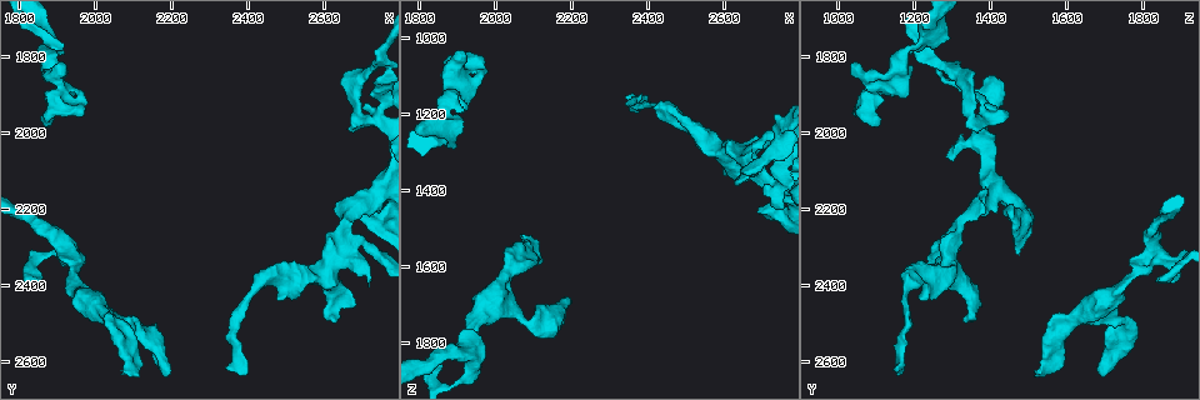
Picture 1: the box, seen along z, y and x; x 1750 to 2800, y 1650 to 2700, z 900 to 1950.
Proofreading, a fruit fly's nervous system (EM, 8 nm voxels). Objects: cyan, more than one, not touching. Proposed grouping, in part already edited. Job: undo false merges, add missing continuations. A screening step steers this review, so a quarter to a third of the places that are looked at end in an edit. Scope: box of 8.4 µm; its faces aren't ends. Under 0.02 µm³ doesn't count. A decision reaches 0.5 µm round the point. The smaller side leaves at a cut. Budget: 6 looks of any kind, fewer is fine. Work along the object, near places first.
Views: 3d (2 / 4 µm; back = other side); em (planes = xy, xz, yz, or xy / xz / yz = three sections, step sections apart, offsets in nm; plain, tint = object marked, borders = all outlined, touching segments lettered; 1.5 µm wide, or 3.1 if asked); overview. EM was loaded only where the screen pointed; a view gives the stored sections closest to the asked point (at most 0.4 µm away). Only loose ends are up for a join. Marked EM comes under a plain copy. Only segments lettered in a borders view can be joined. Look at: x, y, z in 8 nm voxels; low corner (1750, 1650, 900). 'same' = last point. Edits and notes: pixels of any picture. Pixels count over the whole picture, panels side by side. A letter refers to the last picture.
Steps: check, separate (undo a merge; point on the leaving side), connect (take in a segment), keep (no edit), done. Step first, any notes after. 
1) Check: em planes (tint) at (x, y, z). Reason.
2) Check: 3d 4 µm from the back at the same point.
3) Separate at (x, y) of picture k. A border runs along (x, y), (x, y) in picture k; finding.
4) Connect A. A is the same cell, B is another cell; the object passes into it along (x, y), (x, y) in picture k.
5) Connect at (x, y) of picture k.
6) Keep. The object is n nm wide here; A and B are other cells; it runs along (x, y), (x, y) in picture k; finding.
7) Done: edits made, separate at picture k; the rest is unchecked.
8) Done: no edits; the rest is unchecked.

Check: em xy step 4 (borders) at (2120, 2605, 1580).

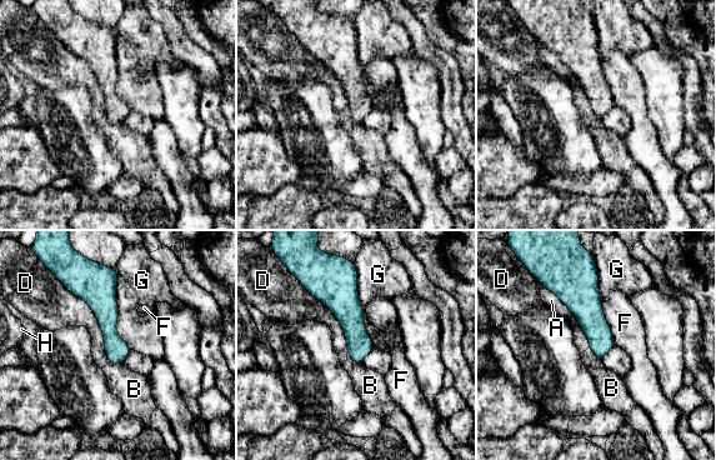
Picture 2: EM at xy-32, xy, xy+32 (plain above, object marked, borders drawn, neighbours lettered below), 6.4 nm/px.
Check: em planes (borders) at the same point. Cut it another way.

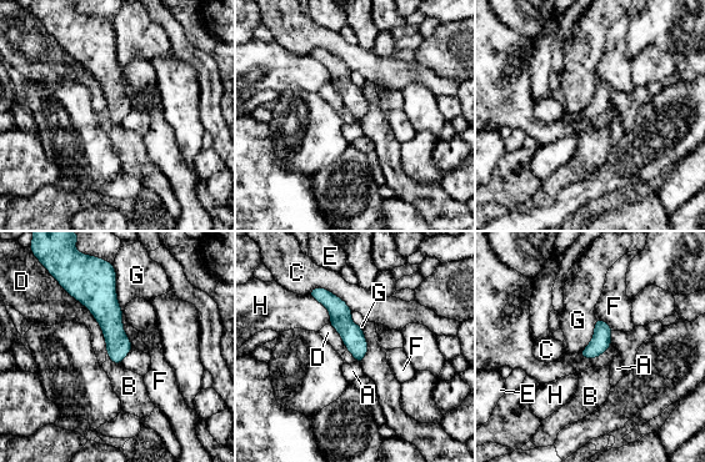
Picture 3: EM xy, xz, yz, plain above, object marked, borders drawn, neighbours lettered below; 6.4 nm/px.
Keep. The object is 130 nm wide here; A, B, C, D, E, F, G and H are other cells; a border runs along (111, 264), (123, 330), (133, 347) in picture 3; none of them fits.

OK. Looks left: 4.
Check: 3d 2 µm at (1935, 2320, 1820). Arms part here.

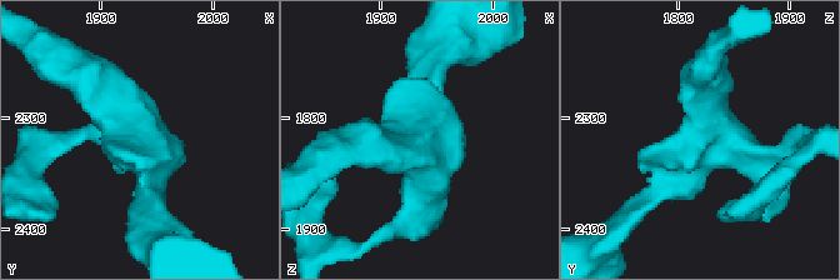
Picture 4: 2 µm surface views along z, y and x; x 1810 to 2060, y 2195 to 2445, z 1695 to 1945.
Check: em planes (tint) at (1940, 2318, 1814). Need the tissue.

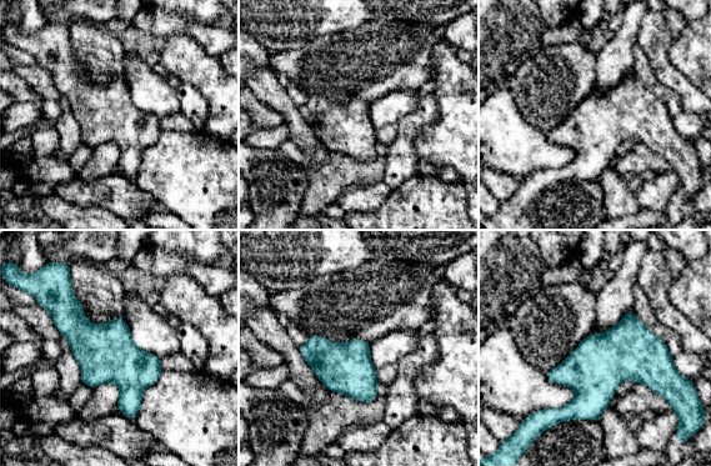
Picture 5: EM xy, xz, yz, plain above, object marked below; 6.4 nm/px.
Check: em planes (borders) at the same point.

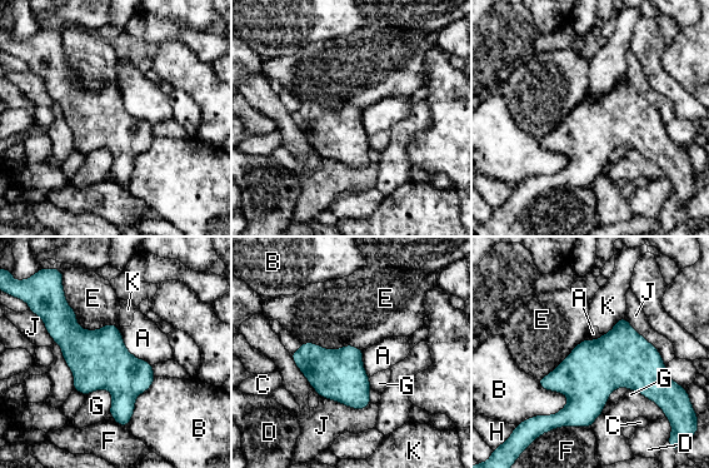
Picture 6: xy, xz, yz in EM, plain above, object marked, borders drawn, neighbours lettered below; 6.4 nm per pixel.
Keep. A, B, C, D, E, F, G, H, J and K are other cells; one cell here.

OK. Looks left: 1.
Check: em planes (borders) at (1875, 1990, 1100). An open end.

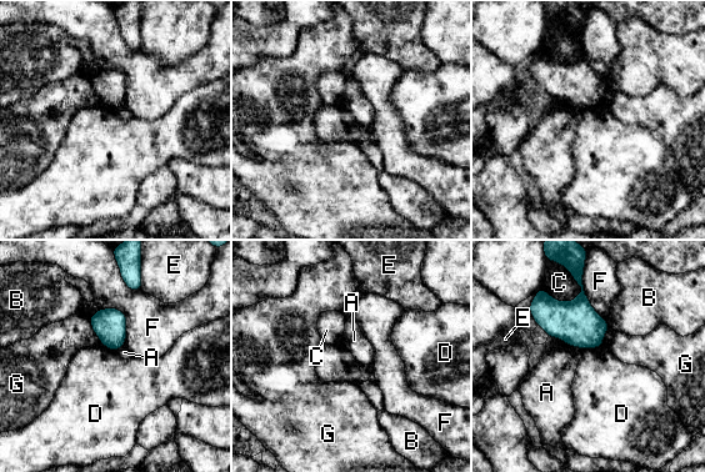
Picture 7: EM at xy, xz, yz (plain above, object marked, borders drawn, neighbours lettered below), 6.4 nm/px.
Keep. A, B, C, D, E, F and G are other cells; no lettered segment goes on from it.

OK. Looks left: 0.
Done: no edits; the rest is unchecked.

